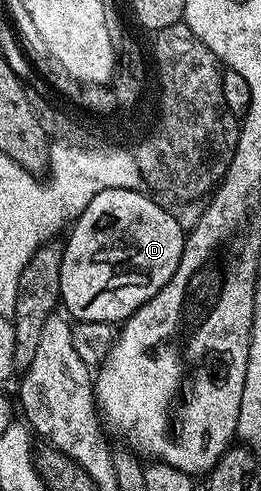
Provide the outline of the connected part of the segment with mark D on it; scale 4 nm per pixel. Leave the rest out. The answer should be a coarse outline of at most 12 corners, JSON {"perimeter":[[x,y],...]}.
{"perimeter":[[110,188],[62,242],[59,301],[123,323],[174,276],[185,227]]}

